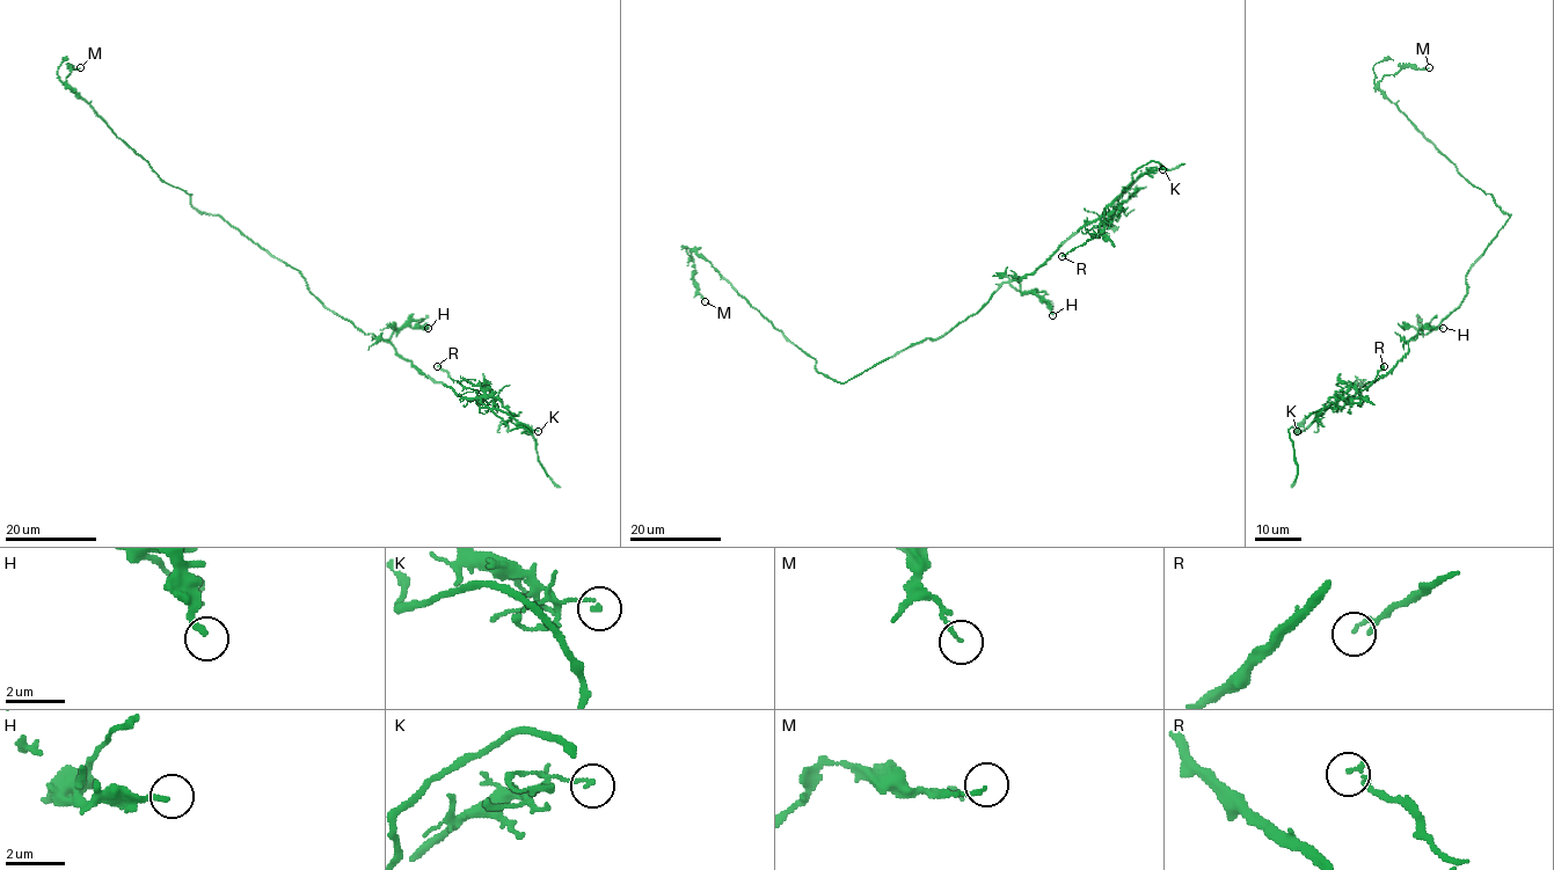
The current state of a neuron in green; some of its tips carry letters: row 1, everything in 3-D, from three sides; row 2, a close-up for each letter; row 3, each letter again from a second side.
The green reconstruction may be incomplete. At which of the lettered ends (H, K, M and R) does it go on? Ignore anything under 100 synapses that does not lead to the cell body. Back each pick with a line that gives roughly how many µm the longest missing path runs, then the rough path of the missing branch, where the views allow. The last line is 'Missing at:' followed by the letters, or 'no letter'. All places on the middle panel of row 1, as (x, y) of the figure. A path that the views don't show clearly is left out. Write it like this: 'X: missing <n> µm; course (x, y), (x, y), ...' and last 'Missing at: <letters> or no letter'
Missing at: no letter

